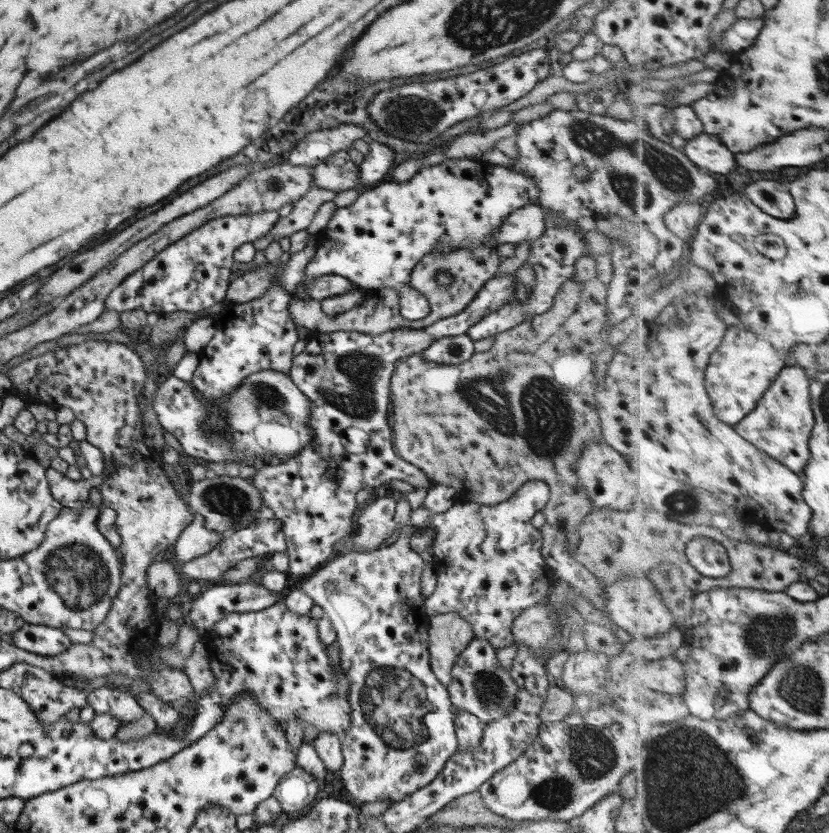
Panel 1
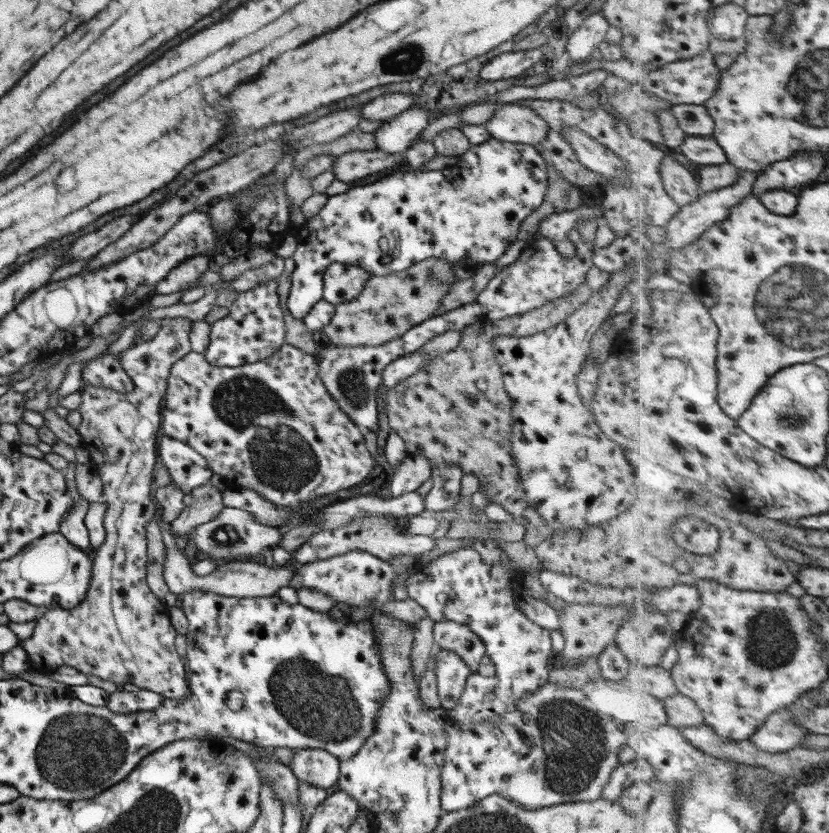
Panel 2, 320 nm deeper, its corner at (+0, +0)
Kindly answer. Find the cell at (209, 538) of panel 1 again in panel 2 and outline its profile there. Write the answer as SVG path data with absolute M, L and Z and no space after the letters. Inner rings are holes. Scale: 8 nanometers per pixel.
M223 507L213 520L196 526L188 538L191 546L189 548L196 546L205 557L237 561L241 557L247 560L249 556L261 553L266 547L278 544L280 534L275 526L266 527L257 524L251 513L237 508Z

